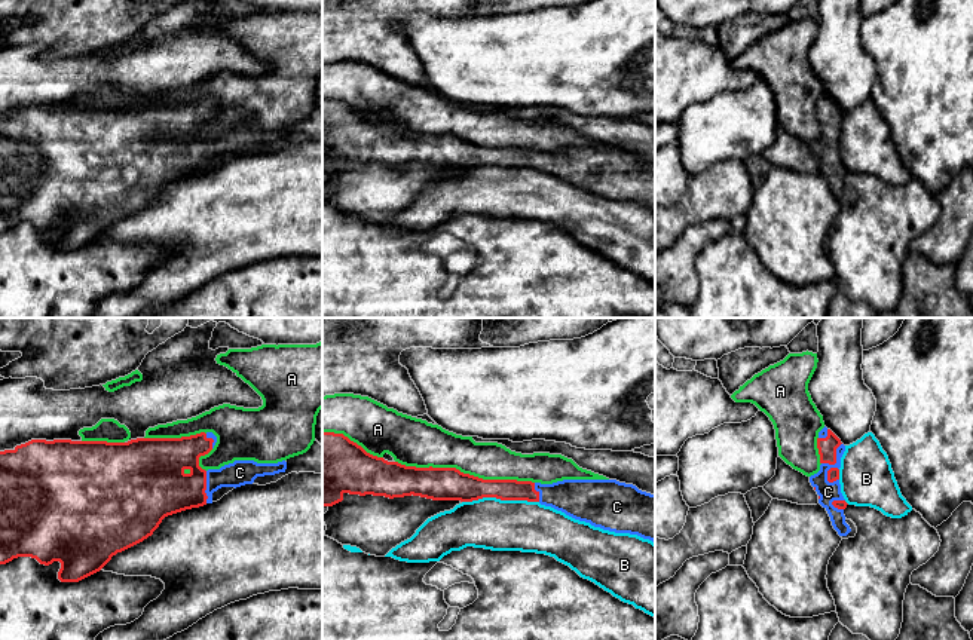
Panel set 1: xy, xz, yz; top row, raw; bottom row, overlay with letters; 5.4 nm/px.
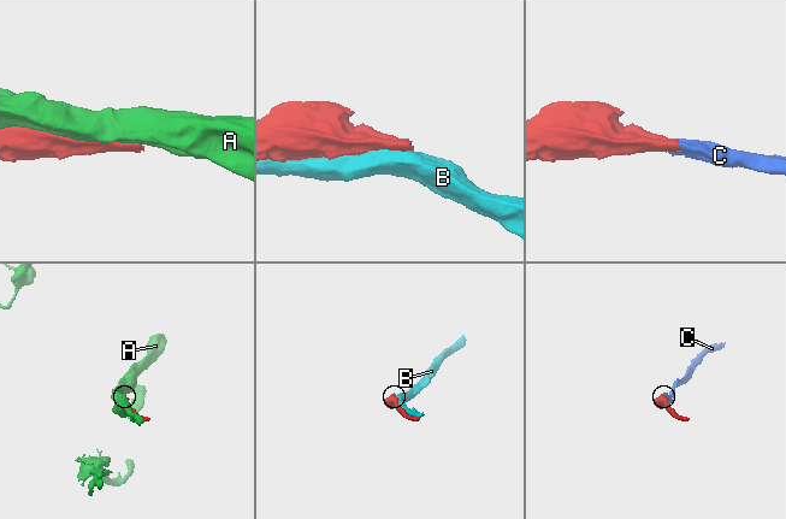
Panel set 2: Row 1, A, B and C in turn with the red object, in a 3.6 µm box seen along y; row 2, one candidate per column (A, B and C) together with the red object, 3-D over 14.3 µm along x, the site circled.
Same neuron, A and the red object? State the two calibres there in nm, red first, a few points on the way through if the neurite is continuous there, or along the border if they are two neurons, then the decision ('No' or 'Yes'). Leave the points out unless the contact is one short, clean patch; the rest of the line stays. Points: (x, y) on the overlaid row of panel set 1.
Thickness 180 nm (red) against 220 nm. No

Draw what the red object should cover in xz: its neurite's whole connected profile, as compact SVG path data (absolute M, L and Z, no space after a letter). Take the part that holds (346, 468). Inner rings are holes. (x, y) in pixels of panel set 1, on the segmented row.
M322 432L322 506L343 500L343 494L373 494L389 499L420 496L432 500L472 502L483 497L527 500L551 506L566 515L615 533L637 535L655 543L655 494L616 480L563 480L541 484L517 480L483 480L456 468L416 468L367 453L343 434Z

